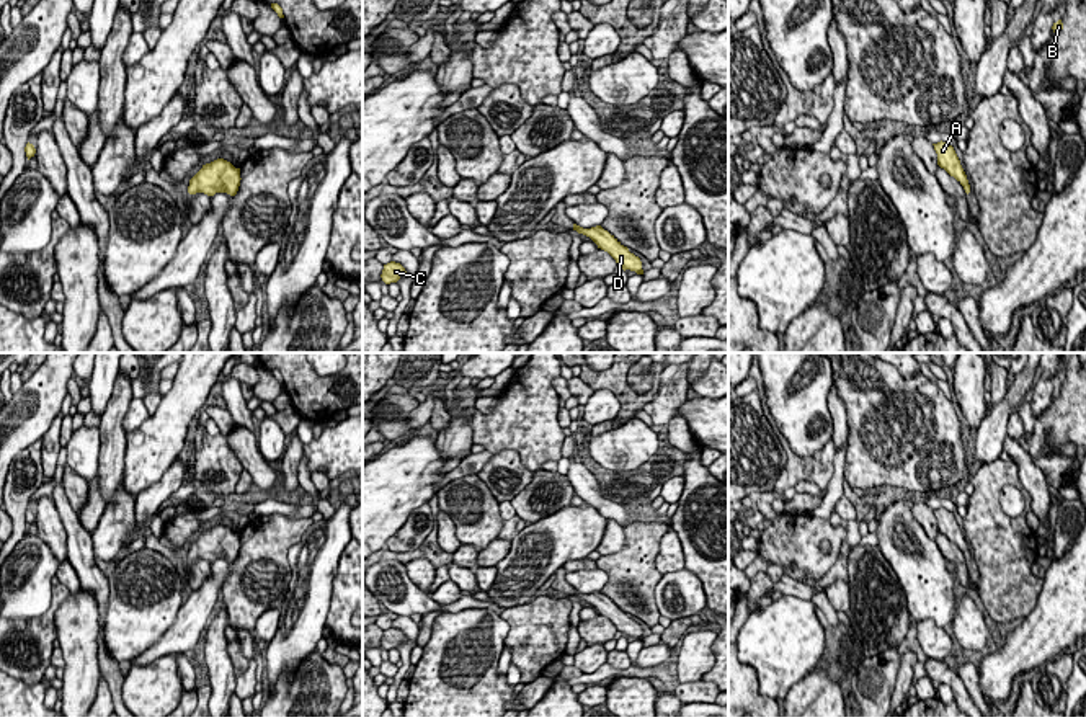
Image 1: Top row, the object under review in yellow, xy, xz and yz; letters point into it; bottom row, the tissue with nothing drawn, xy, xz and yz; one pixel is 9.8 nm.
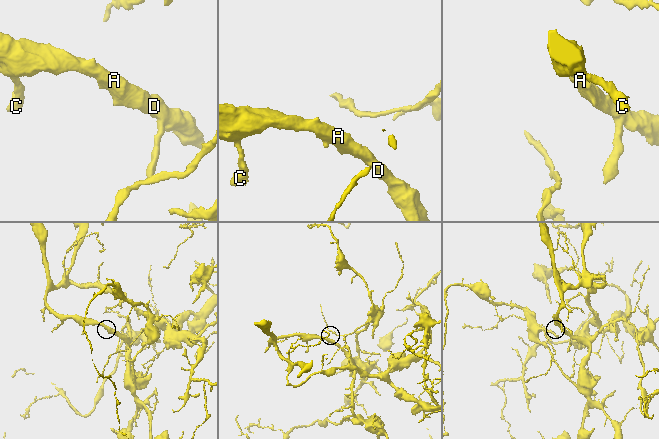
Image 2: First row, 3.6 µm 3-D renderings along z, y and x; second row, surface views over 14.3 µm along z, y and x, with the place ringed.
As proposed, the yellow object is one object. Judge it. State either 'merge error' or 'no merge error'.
no merge error

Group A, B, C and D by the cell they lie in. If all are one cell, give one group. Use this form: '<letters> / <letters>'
A B C D

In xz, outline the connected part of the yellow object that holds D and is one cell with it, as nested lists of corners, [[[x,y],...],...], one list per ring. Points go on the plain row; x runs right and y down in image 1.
[[[573,590],[573,596],[590,603],[598,611],[598,614],[608,617],[624,637],[630,635],[637,640],[643,640],[640,624],[630,619],[627,612],[624,612],[614,601],[611,601],[601,591],[583,595]]]

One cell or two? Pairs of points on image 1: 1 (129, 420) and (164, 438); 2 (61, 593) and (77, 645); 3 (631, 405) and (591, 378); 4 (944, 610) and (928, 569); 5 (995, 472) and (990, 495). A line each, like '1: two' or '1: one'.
1: two
2: two
3: one
4: one
5: one

